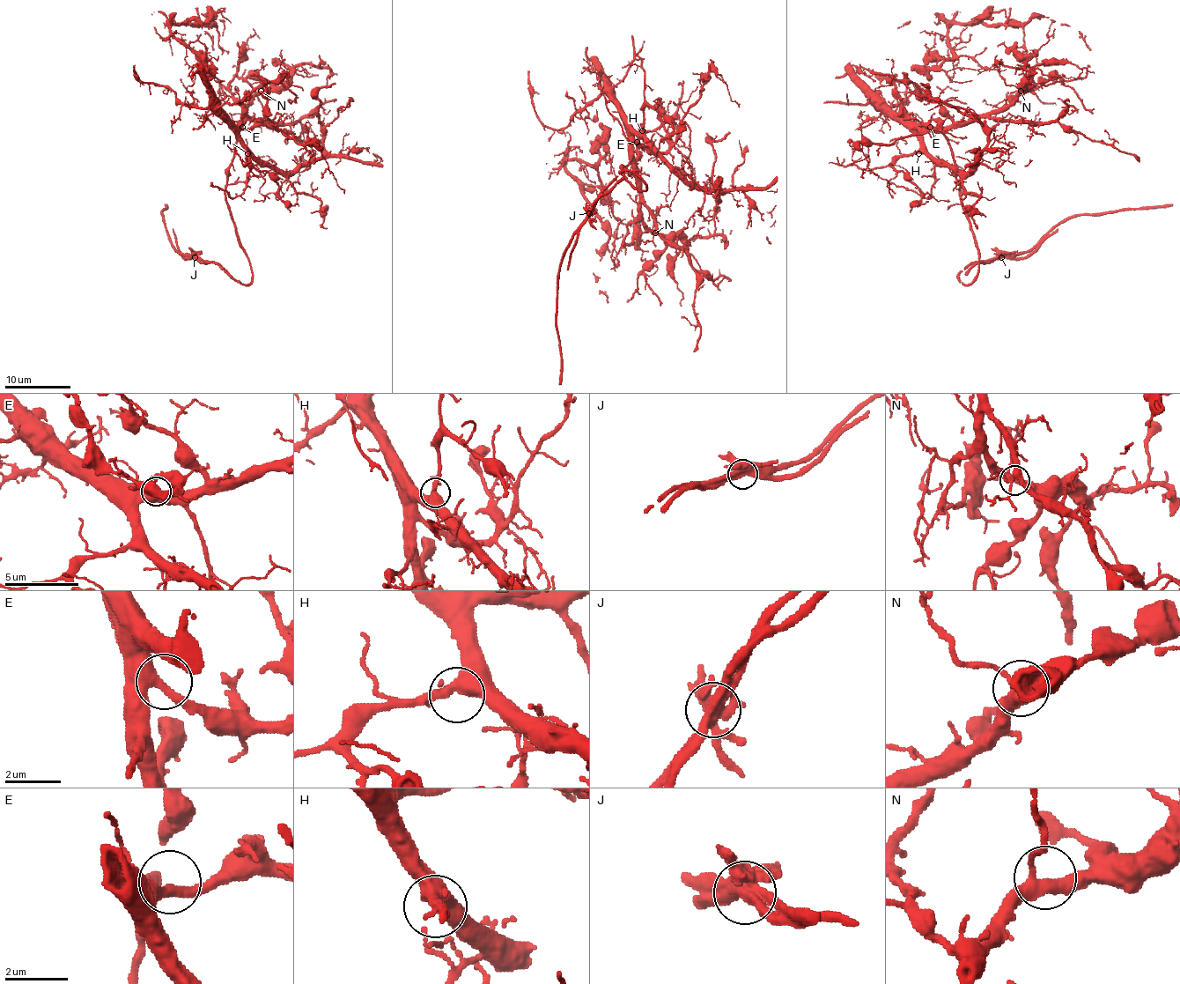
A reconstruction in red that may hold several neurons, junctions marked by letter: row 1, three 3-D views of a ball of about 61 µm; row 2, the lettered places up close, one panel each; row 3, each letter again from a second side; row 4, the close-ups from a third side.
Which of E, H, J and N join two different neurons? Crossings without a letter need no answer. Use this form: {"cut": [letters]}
{"cut": ["J"]}

